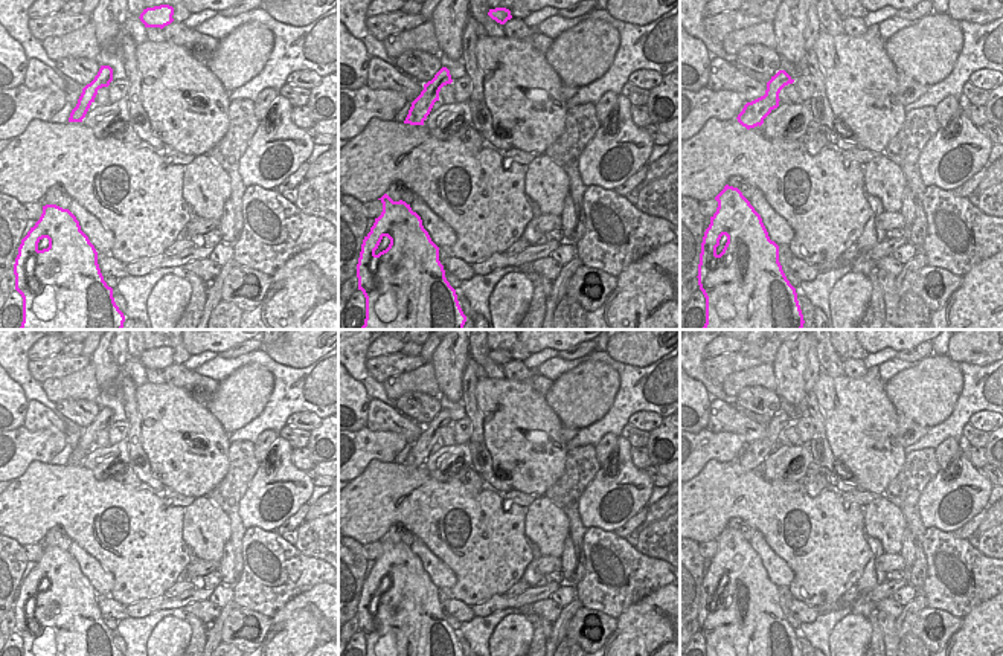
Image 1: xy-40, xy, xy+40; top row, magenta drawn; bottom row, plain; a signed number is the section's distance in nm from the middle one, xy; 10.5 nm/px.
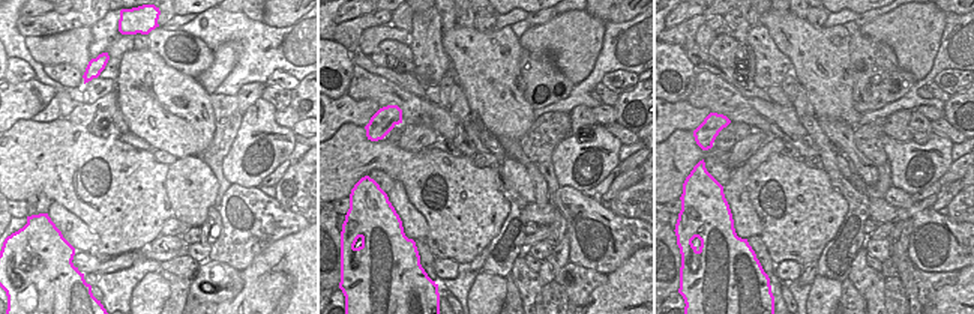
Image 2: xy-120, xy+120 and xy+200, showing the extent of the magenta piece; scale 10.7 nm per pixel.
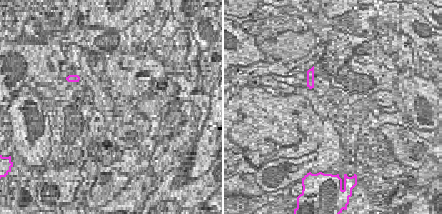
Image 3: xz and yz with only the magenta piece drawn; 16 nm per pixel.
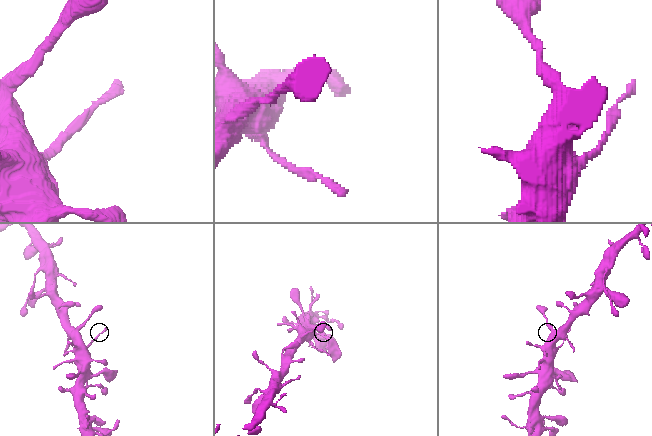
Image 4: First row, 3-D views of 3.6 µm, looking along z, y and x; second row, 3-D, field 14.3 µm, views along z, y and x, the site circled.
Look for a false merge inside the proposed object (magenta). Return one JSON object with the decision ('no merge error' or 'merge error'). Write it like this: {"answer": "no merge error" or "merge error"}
{"answer": "no merge error"}

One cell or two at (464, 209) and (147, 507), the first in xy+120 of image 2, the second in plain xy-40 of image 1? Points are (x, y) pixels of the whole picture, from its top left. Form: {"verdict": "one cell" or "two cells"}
{"verdict": "one cell"}

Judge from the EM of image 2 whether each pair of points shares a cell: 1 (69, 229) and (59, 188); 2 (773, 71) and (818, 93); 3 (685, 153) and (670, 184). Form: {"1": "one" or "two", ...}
{"1": "two", "2": "two", "3": "one"}

